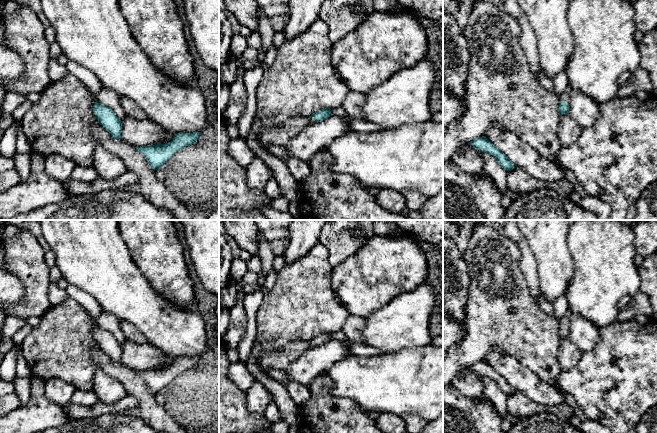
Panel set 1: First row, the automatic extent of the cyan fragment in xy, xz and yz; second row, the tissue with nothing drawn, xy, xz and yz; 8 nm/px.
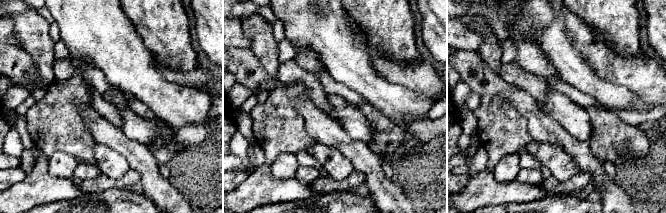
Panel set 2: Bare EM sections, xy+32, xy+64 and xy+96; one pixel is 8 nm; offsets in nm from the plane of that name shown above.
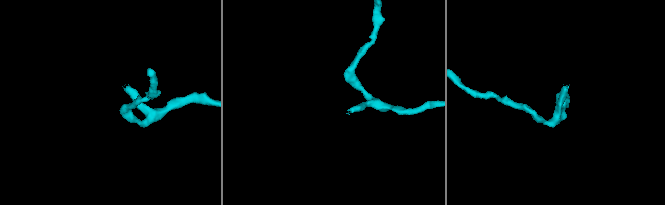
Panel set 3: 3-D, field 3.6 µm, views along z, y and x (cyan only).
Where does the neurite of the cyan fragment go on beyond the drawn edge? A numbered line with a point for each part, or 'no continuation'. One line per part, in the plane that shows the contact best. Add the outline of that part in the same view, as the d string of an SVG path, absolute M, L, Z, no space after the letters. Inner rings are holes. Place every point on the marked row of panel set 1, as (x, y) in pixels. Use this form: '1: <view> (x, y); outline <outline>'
1: yz (566, 96); outline M569 84L565 90L565 92L560 95L560 98L559 100L562 101L562 102L565 102L567 104L570 103L570 99L571 99L571 92L572 92L572 86Z

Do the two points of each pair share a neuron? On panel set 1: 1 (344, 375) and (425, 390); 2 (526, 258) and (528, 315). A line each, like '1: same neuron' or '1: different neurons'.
1: same neuron
2: different neurons

